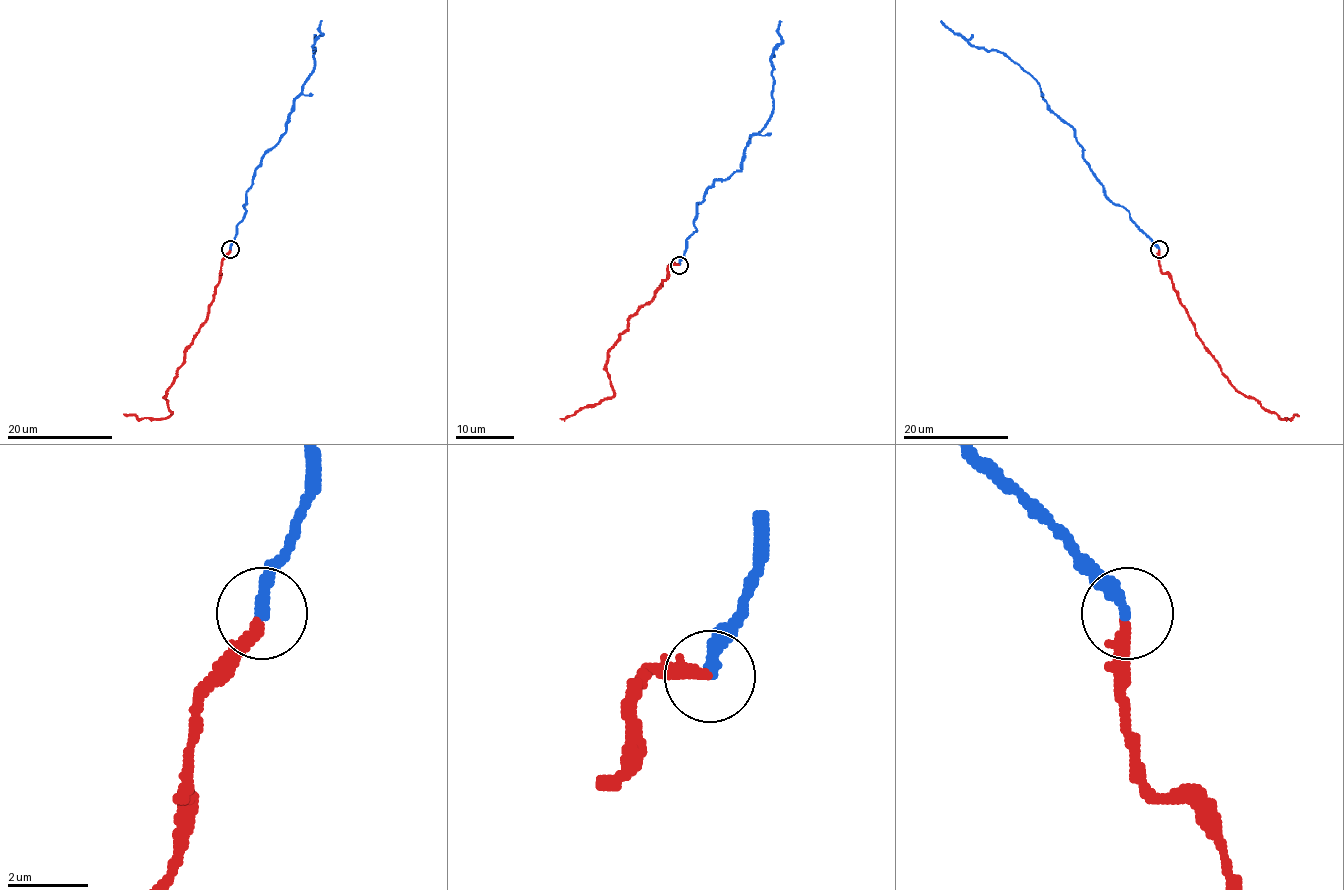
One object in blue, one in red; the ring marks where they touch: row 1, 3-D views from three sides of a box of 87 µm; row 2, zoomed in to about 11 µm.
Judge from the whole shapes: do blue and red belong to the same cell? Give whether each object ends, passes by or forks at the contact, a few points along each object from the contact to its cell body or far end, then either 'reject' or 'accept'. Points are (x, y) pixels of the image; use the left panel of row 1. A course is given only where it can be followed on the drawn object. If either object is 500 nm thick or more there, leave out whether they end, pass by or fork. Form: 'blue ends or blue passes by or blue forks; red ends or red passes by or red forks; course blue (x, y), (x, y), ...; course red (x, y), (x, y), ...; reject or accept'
blue ends; red ends; course blue (230, 249), (253, 172), (279, 141), (293, 101), (311, 73), (322, 20); course red (230, 249), (222, 261), (207, 319), (166, 391), (172, 413), (164, 418), (123, 414); accept

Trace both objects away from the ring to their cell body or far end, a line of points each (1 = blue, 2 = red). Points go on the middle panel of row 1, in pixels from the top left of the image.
1: (678, 264), (696, 230), (696, 204), (740, 170), (749, 138), (770, 119), (781, 22)
2: (678, 264), (668, 266), (653, 298), (630, 317), (608, 352), (614, 394), (559, 419)

